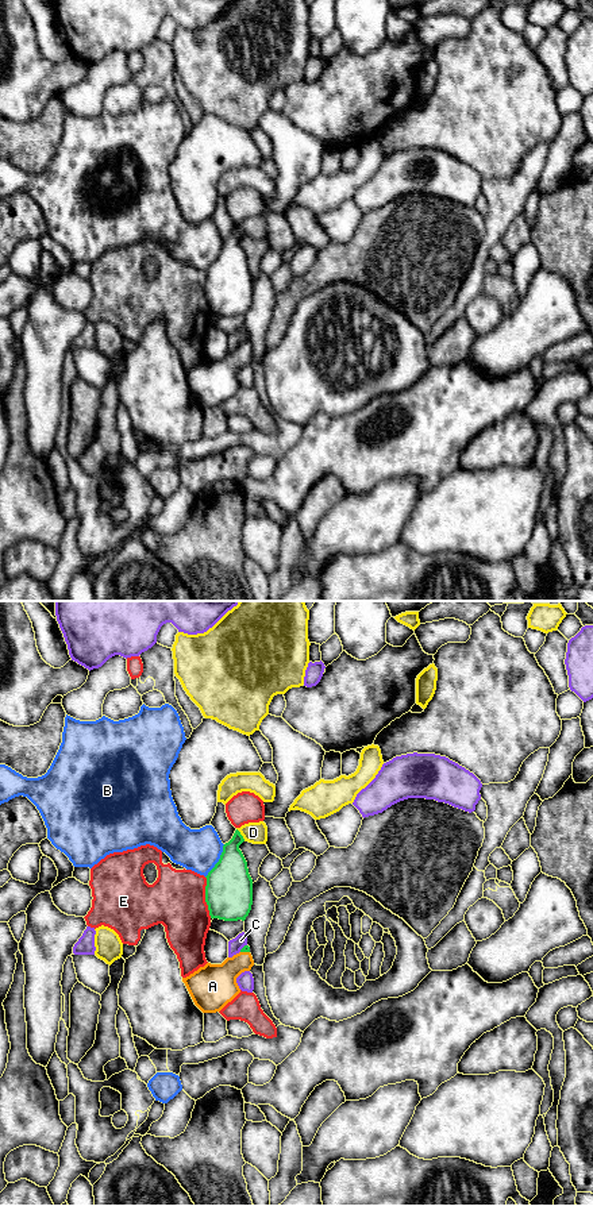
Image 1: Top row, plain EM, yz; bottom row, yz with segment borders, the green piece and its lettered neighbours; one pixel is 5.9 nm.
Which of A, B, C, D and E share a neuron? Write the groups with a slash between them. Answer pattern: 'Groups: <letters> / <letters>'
Groups: A / B / C / D / E

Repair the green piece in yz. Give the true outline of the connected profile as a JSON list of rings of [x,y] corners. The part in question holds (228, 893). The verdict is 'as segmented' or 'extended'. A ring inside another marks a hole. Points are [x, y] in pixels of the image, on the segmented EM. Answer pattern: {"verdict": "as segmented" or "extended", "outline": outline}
{"verdict": "as segmented", "outline": [[[236,829],[232,839],[223,845],[219,862],[205,876],[205,902],[211,918],[244,921],[251,910],[253,879],[239,849],[243,841]]]}

